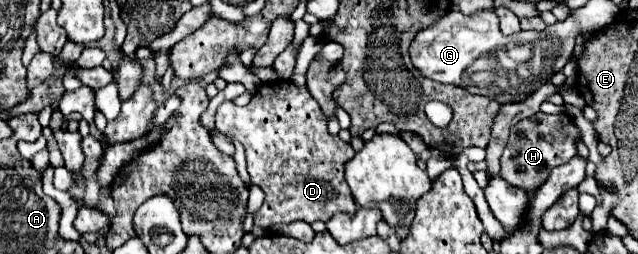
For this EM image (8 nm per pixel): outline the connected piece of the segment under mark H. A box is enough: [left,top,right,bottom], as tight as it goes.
[501,112,581,192]

